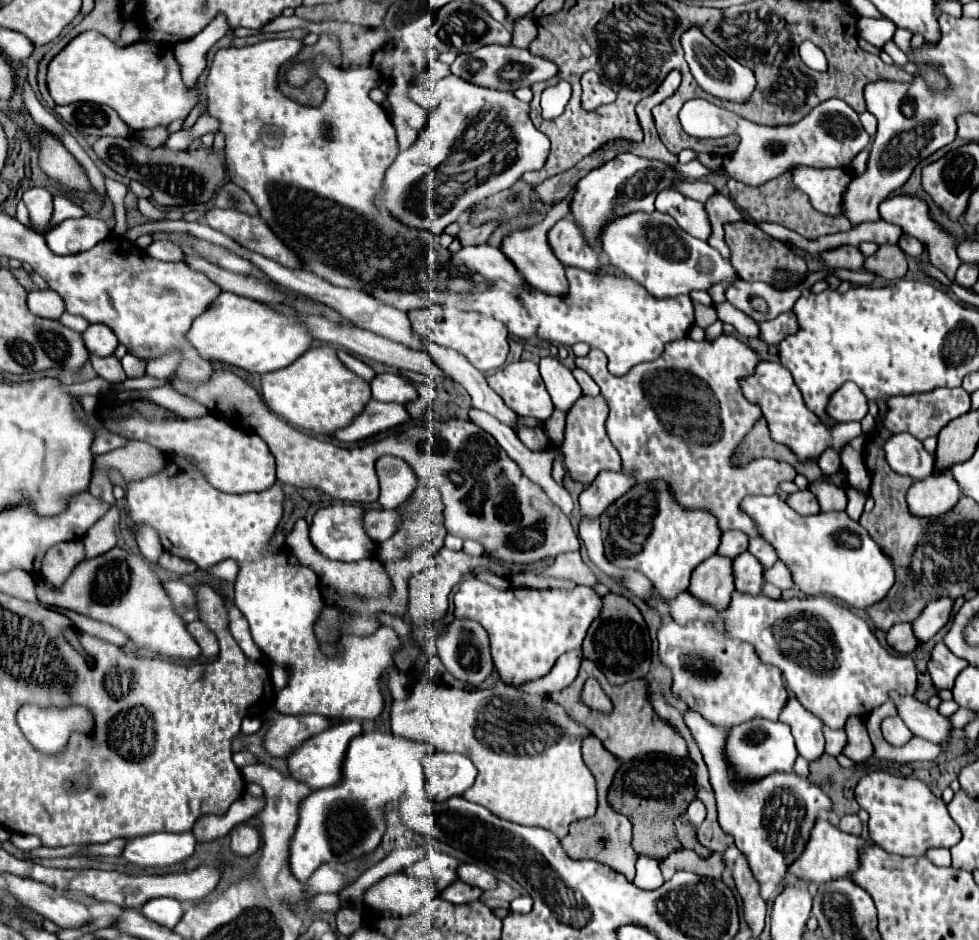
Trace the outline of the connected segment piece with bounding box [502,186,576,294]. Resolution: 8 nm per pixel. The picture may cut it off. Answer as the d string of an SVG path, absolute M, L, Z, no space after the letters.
M576 186L572 188L572 192L562 202L558 202L554 208L548 210L546 218L540 224L536 224L532 228L526 228L526 230L516 230L516 232L502 238L504 256L508 256L512 260L516 270L526 278L526 282L530 286L536 286L538 290L544 290L548 294L564 294L564 290L568 290L568 284L566 284L566 278L564 278L564 266L554 256L554 252L548 244L548 230L568 214L568 208L570 208L570 202L572 202L574 194L576 194Z

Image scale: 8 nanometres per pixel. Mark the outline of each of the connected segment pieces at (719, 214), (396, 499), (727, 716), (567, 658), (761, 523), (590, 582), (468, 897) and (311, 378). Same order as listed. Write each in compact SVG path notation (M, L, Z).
M728 196L712 198L712 202L706 204L706 210L712 222L712 238L708 240L708 244L717 249L724 258L730 259L730 250L724 241L723 226L726 222L746 220L746 216L738 210L738 206Z
M396 456L378 458L376 472L380 480L378 502L384 508L402 506L418 486L414 470L402 458L396 458Z
M672 620L664 622L658 630L658 642L660 660L674 672L672 690L680 694L688 706L700 710L710 722L734 726L754 718L778 720L778 714L788 700L782 674L774 666L760 662L746 642L728 638L714 626L704 626L704 622L680 626Z
M581 649L573 650L563 654L558 658L554 670L532 682L532 684L526 684L526 686L520 686L520 690L528 690L528 692L548 692L553 693L566 688L566 684L570 684L576 676L580 667L580 662L583 659L583 652Z
M778 494L772 496L748 496L742 502L744 512L748 516L754 518L754 522L758 524L760 534L776 548L778 558L788 562L794 582L796 586L806 594L834 594L836 598L844 600L846 604L850 604L852 608L870 608L876 602L882 602L890 588L896 582L896 570L894 570L894 562L888 554L882 552L882 548L870 538L868 530L862 528L858 522L854 522L852 518L848 518L846 512L820 512L816 516L800 516L798 512L794 512Z
M580 550L558 554L554 558L554 564L546 570L546 574L548 576L558 576L558 578L570 578L576 584L586 584L586 586L594 586L598 582L594 572L582 562Z
M454 882L452 886L448 886L446 890L442 890L440 894L444 900L448 902L454 902L454 904L462 904L462 902L474 902L474 900L480 900L482 896L482 890L476 888L476 886L470 886L466 882Z
M318 346L304 352L294 364L262 374L262 398L266 406L284 416L290 424L316 434L332 436L334 430L348 426L364 408L370 394L370 384L352 374L330 346Z

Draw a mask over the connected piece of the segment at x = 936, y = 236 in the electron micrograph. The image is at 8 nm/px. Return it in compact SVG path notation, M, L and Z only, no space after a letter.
M894 194L890 198L884 198L880 202L880 216L882 216L882 220L886 220L890 224L899 225L904 234L914 236L916 240L920 240L924 244L926 252L928 252L930 264L940 268L950 280L954 280L954 274L956 274L958 266L962 264L962 260L956 254L956 238L950 232L946 232L938 222L934 222L930 218L930 208L922 198L910 196L910 194Z

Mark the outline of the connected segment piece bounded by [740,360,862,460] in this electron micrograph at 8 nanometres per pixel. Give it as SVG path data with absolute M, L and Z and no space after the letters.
M760 360L754 374L742 378L740 386L744 390L746 400L760 406L762 414L766 416L772 440L786 444L800 460L818 458L828 446L840 450L848 440L862 434L860 422L844 422L844 424L836 424L834 428L828 430L820 422L820 418L816 418L816 414L812 414L812 410L806 408L804 398L800 396L800 390L792 380L792 374L780 362Z

